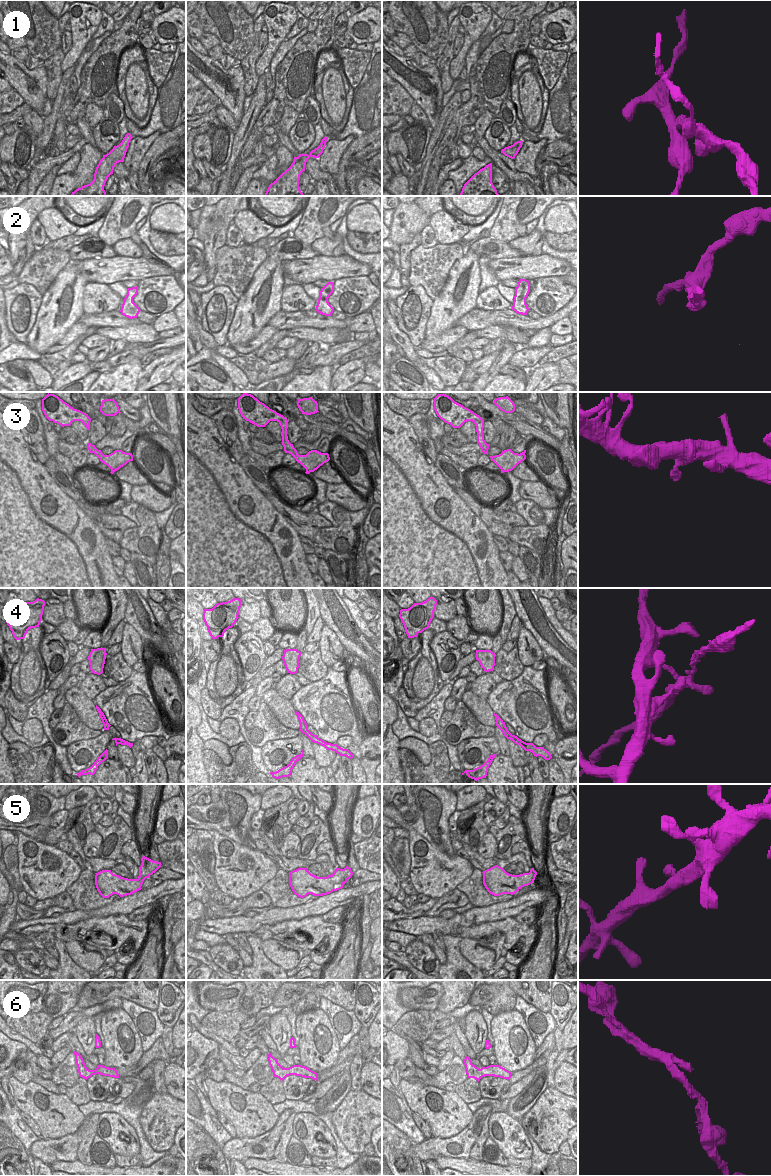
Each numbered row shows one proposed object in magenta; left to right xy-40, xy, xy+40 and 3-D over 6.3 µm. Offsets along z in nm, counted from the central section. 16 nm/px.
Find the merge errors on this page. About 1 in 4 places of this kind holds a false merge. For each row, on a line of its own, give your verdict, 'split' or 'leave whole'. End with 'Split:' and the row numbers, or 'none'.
1: split
2: leave whole
3: leave whole
4: split
5: leave whole
6: leave whole
Split: 1, 4

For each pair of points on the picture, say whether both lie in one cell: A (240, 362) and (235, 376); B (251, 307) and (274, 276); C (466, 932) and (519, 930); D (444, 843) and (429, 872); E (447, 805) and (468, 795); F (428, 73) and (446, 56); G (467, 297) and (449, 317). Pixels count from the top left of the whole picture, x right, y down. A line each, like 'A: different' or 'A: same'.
A: different
B: same
C: same
D: different
E: different
F: different
G: same

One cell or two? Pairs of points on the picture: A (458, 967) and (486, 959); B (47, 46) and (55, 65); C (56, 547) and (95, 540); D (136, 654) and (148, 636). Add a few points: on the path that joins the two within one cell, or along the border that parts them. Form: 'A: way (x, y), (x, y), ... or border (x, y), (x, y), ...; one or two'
A: border (459, 942), (459, 952), (480, 969); two
B: border (60, 46), (44, 61); two
C: way (66, 547), (82, 547), (85, 545); one
D: border (129, 624), (137, 632), (151, 654); two

